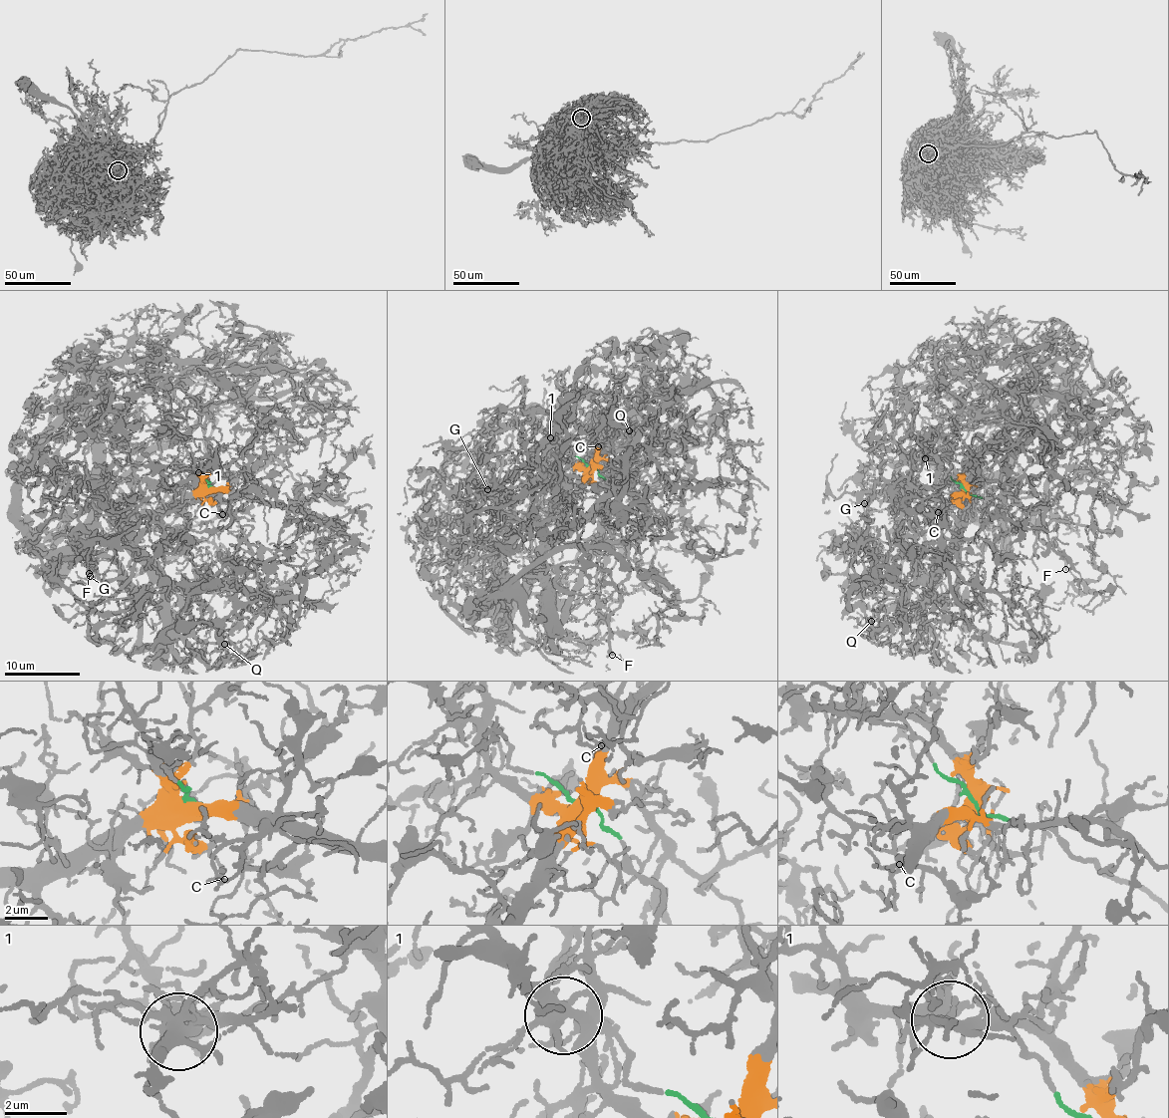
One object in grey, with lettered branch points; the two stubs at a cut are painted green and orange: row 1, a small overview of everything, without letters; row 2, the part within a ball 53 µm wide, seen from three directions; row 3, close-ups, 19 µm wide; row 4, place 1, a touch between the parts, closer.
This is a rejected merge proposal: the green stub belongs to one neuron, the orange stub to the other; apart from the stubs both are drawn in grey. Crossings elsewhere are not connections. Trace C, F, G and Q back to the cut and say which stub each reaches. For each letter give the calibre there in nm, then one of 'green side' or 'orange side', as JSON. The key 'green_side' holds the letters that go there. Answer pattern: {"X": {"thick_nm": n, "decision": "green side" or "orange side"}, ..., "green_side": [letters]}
{"C": {"thick_nm": 130, "decision": "orange side"}, "F": {"thick_nm": 200, "decision": "green side"}, "G": {"thick_nm": 150, "decision": "orange side"}, "Q": {"thick_nm": 160, "decision": "orange side"}, "green_side": ["F"]}

